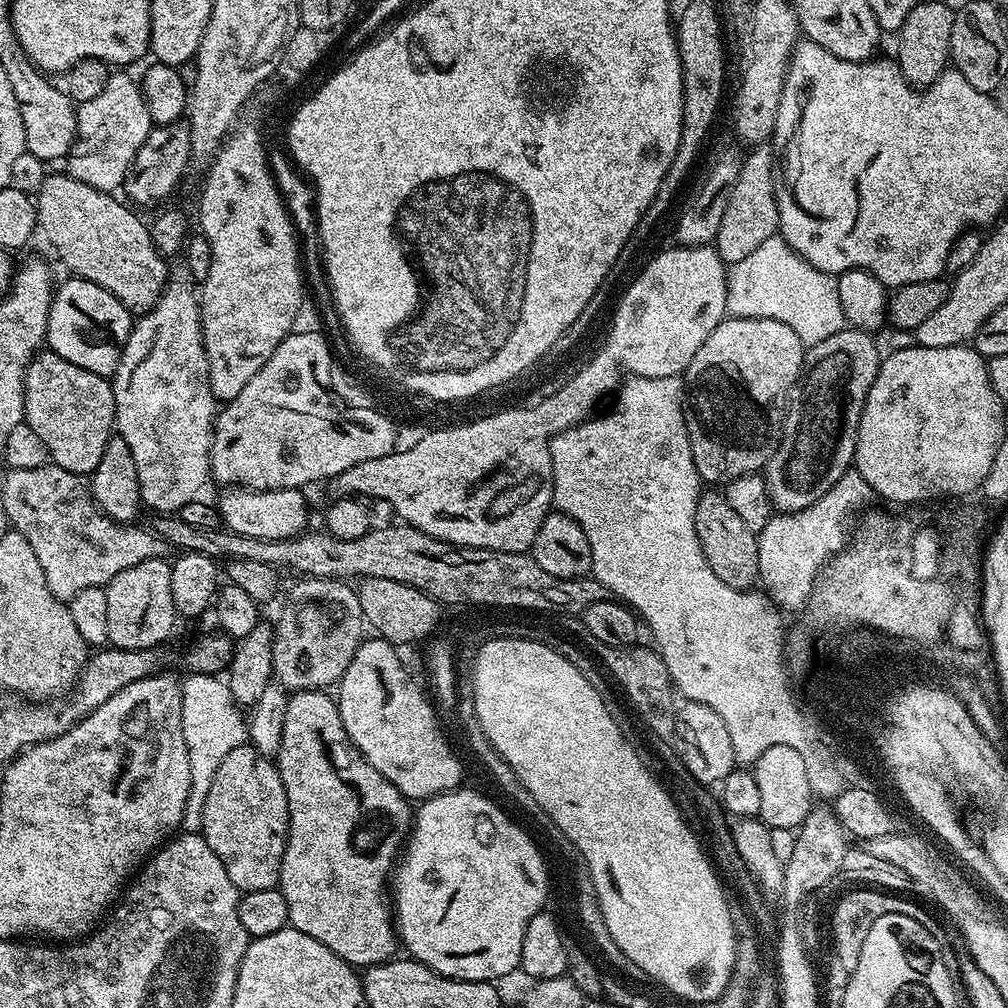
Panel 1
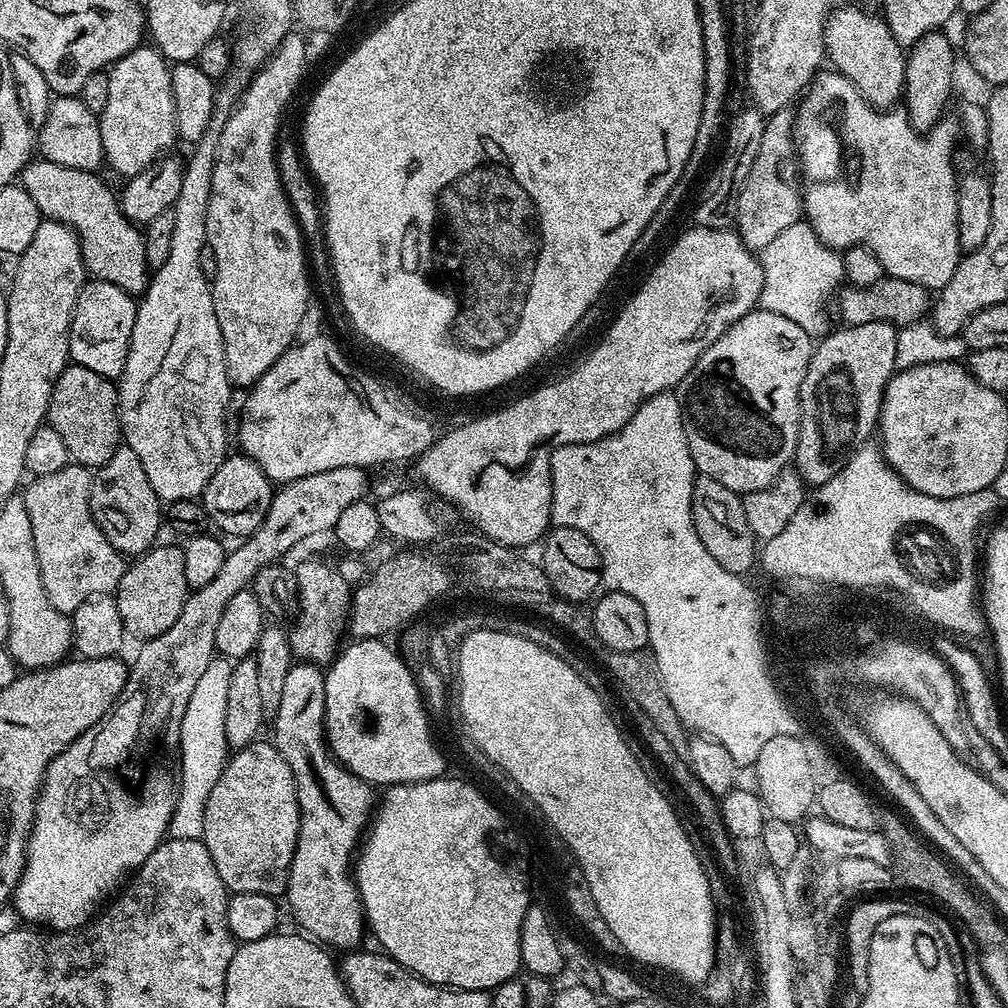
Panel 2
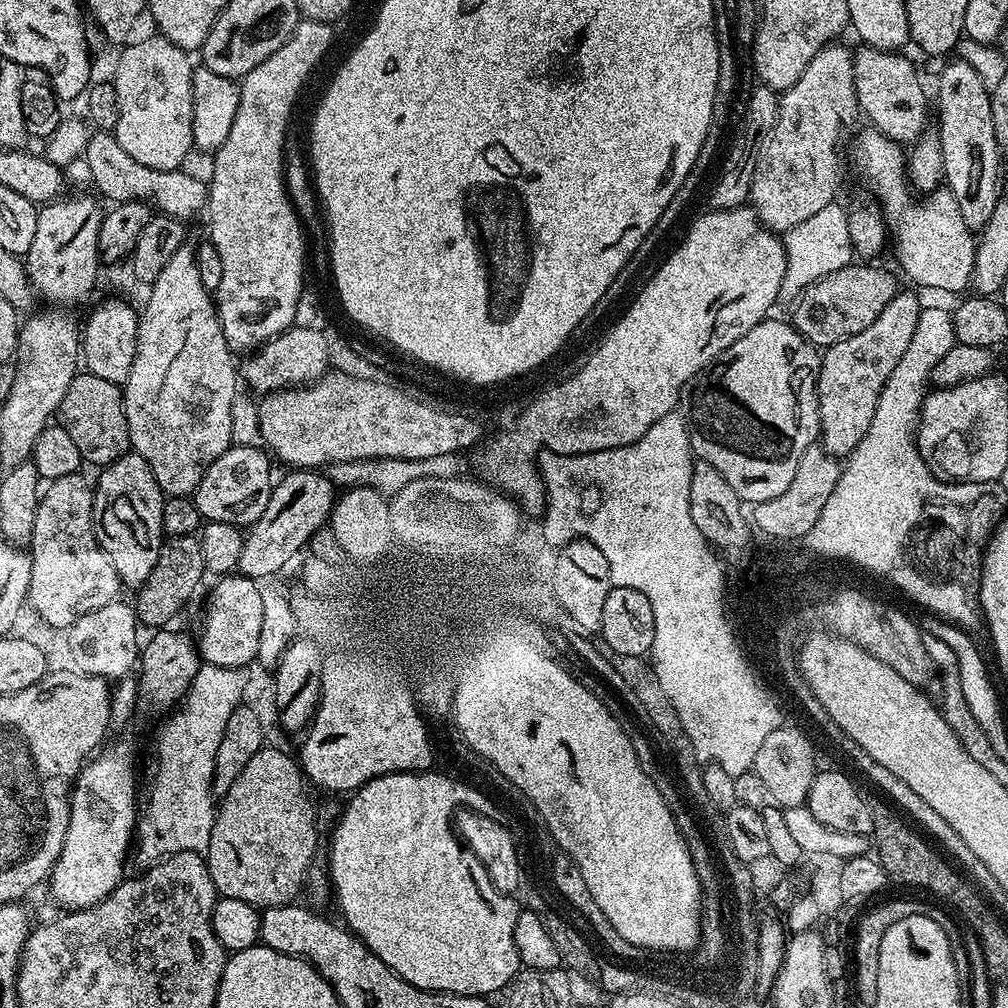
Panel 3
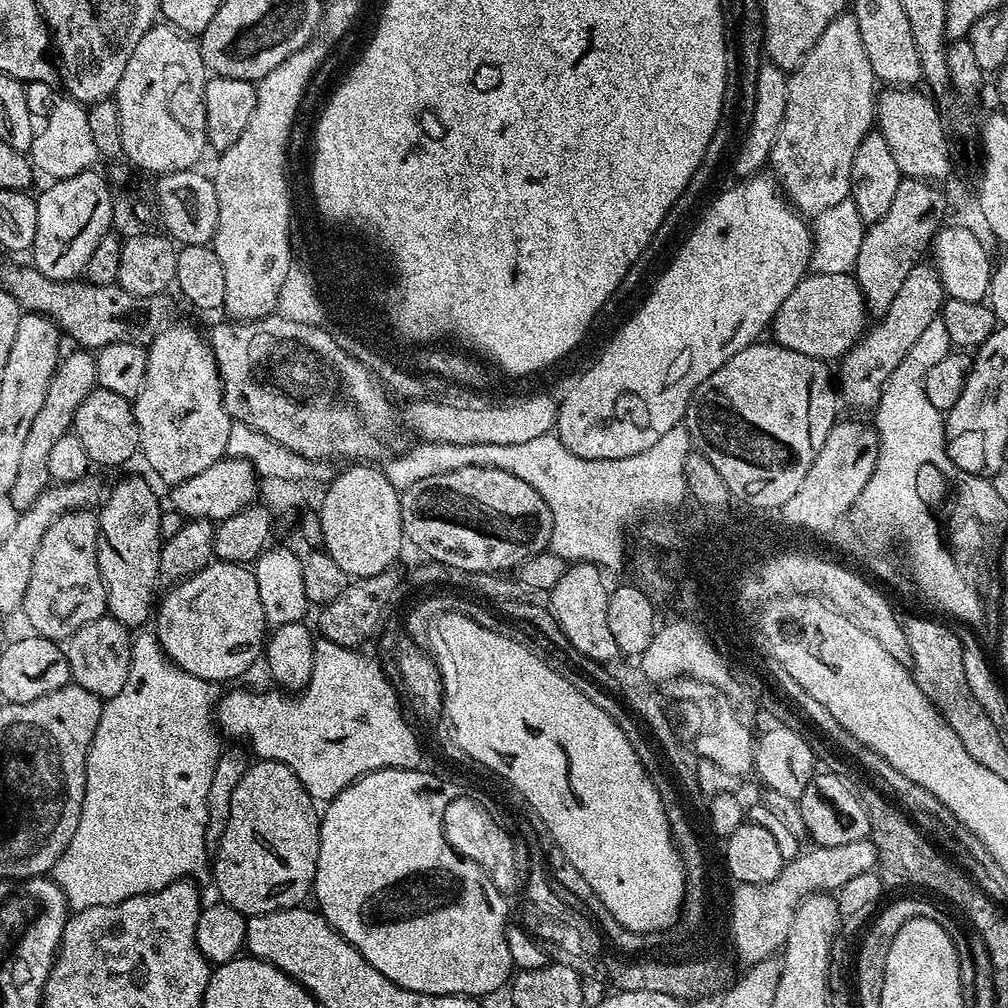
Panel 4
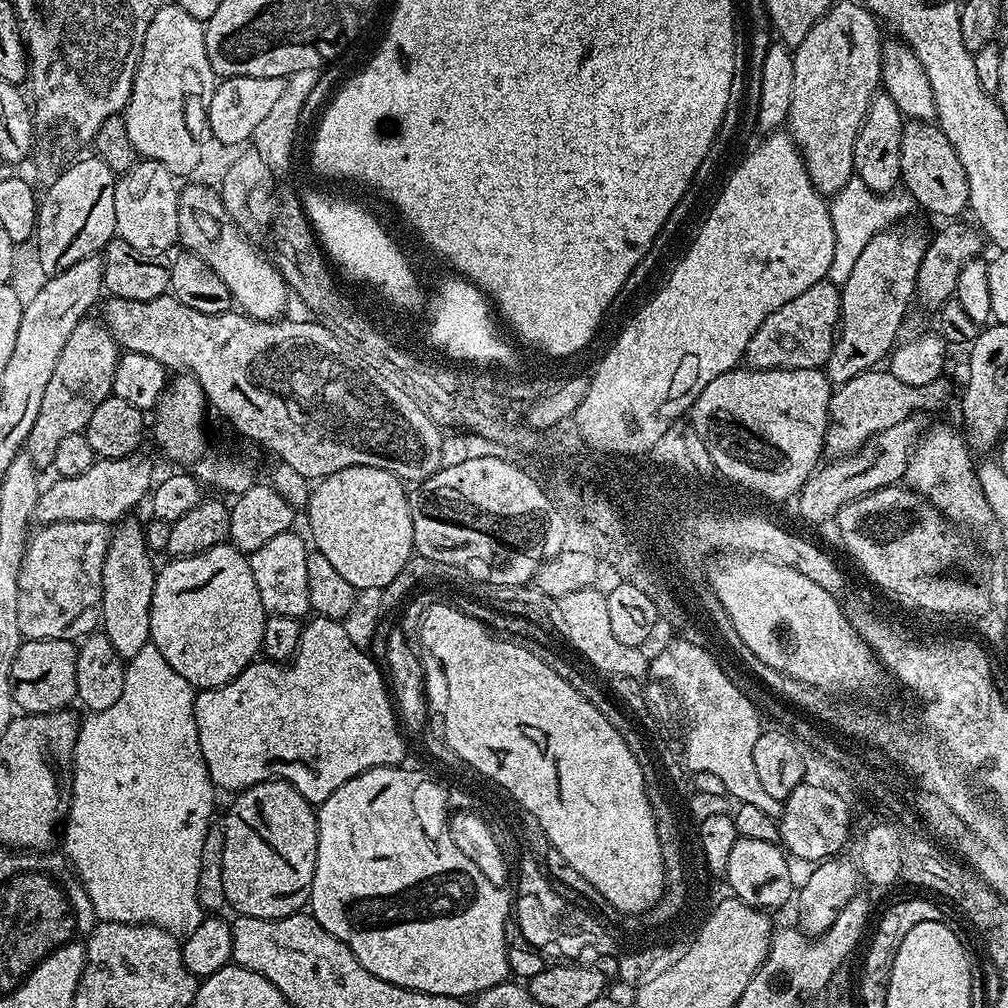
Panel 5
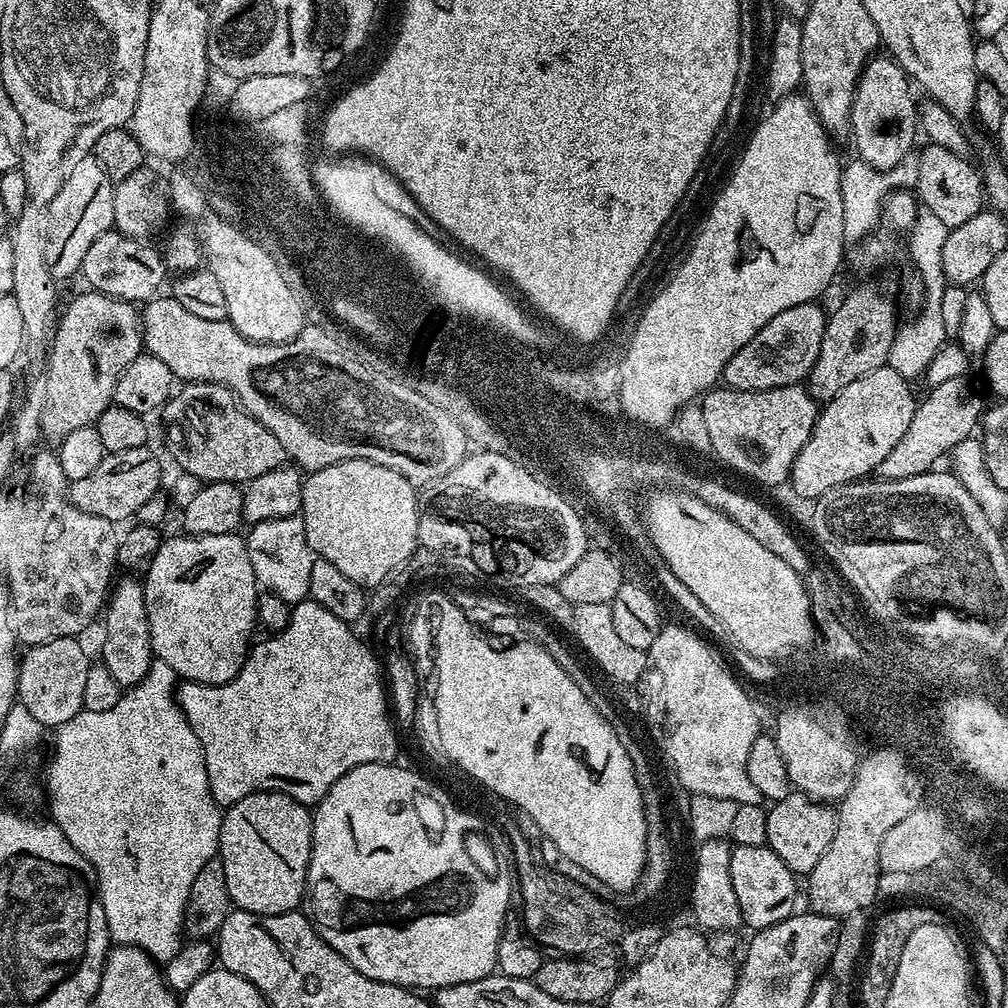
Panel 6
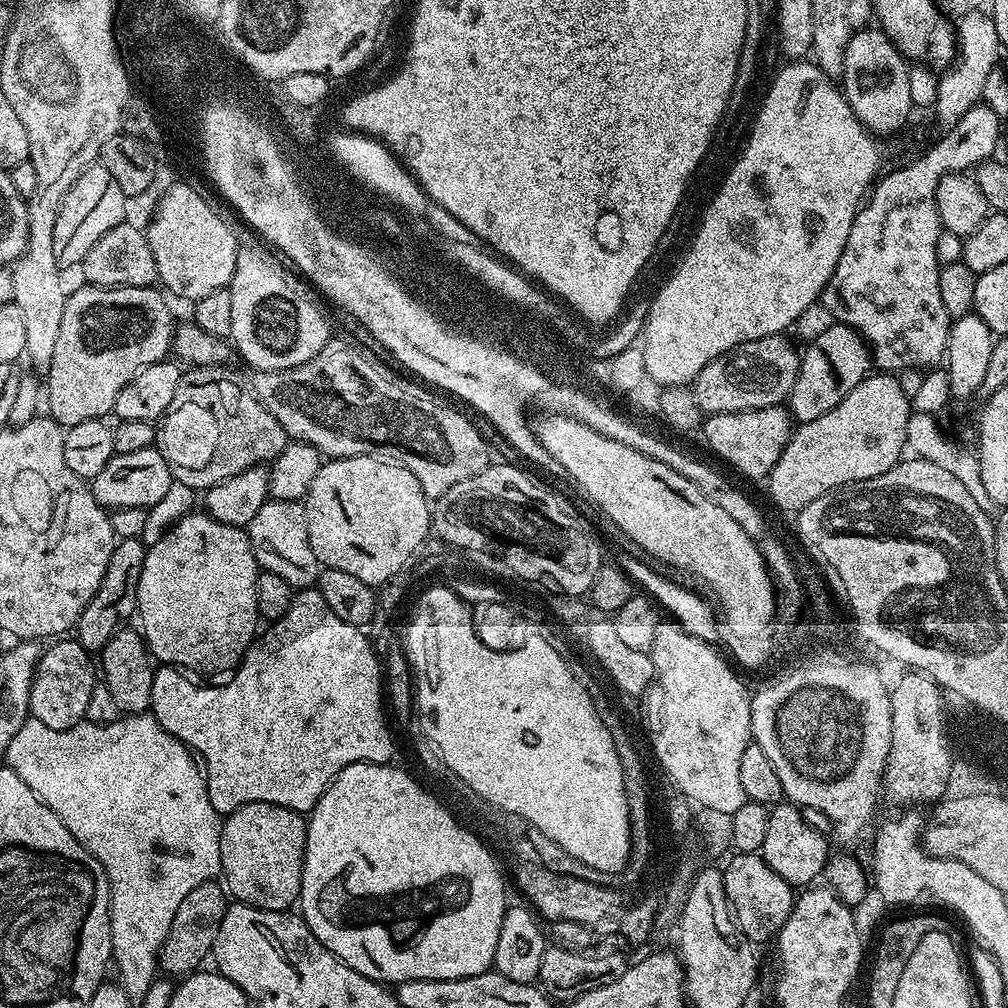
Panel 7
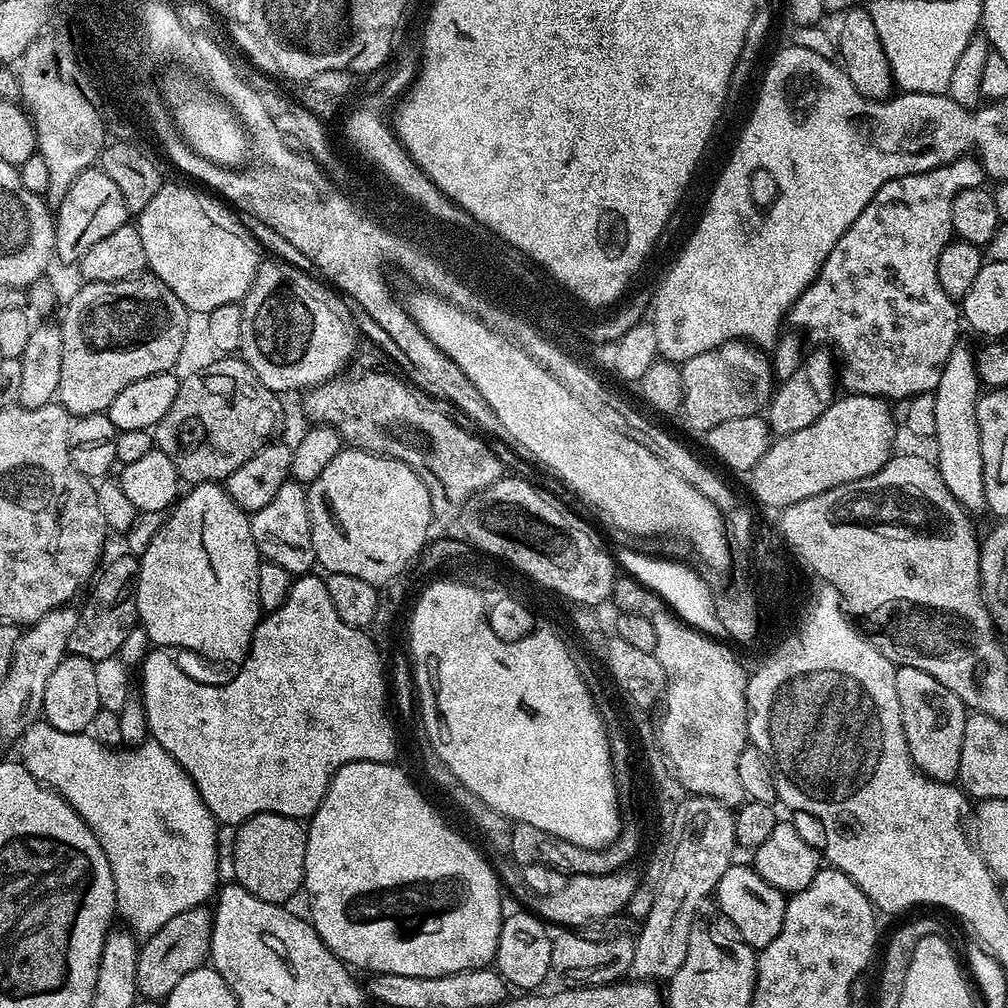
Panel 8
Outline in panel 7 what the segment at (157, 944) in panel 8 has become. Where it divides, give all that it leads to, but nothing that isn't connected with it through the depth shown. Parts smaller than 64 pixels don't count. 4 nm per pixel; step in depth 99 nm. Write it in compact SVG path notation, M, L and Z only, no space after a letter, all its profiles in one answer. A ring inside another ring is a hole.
M204 880L202 886L194 886L194 890L182 898L178 914L174 914L174 922L170 922L170 934L166 934L166 942L160 947L159 971L172 978L183 978L197 971L203 965L200 963L211 957L218 926L222 926L229 903L230 896L223 883Z

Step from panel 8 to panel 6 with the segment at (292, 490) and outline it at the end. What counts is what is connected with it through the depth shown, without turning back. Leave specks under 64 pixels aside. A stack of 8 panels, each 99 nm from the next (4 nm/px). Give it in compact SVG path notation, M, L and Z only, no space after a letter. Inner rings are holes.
M299 515L274 518L251 525L247 531L246 543L250 554L250 566L254 566L257 585L263 591L278 594L278 598L286 598L286 602L293 606L309 599L310 566L314 553L306 542L303 519Z

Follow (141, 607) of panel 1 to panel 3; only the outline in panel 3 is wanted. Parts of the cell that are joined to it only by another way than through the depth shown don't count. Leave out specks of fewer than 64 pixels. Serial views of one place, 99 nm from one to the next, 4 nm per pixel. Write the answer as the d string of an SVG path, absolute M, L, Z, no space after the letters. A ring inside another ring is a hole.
M195 535L165 539L158 554L158 562L154 562L154 570L150 570L150 578L135 593L134 607L136 619L141 625L149 624L149 629L156 630L168 626L172 619L184 608L184 603L196 592L196 587L206 579L202 546Z

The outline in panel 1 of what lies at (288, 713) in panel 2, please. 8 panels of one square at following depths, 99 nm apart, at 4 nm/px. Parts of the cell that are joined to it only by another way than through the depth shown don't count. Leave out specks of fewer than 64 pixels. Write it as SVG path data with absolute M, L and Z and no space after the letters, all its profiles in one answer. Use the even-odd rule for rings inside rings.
M306 690L305 692L294 692L289 695L286 706L286 723L282 726L282 746L274 757L276 769L280 771L282 786L286 786L286 798L288 799L288 840L284 844L284 853L280 863L280 893L286 898L286 910L288 911L288 922L293 928L297 928L302 934L310 934L314 942L322 942L338 958L342 958L347 964L351 964L360 970L367 970L374 964L382 964L393 959L395 948L398 948L398 933L394 927L394 912L390 907L390 900L384 897L384 883L389 883L394 872L394 865L401 855L402 849L407 841L408 833L412 831L414 819L414 808L407 796L403 796L391 782L352 745L352 740L346 734L342 726L340 711L335 699L327 691Z

